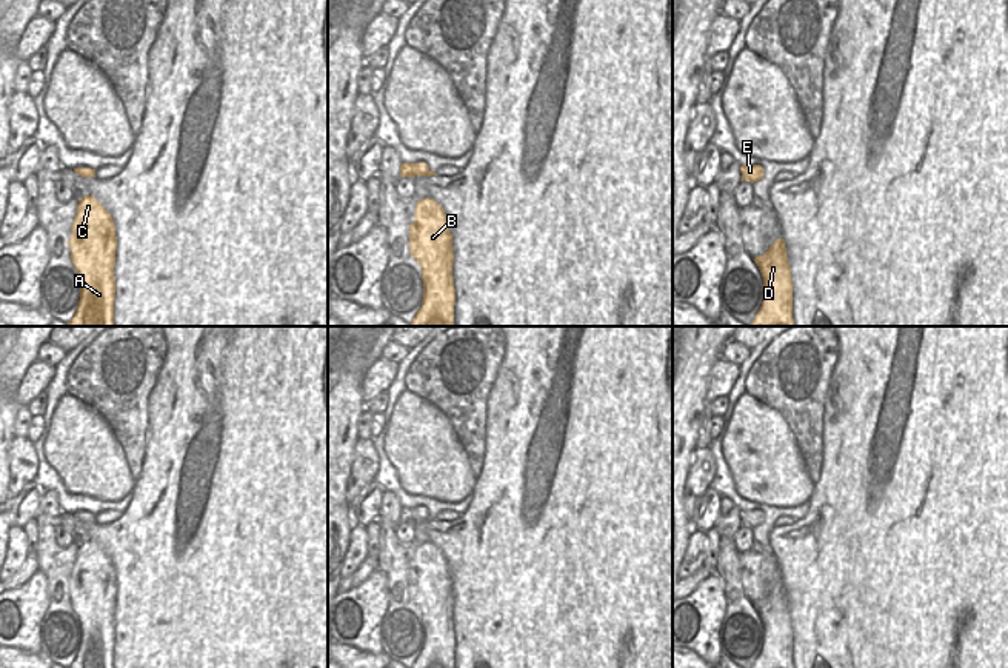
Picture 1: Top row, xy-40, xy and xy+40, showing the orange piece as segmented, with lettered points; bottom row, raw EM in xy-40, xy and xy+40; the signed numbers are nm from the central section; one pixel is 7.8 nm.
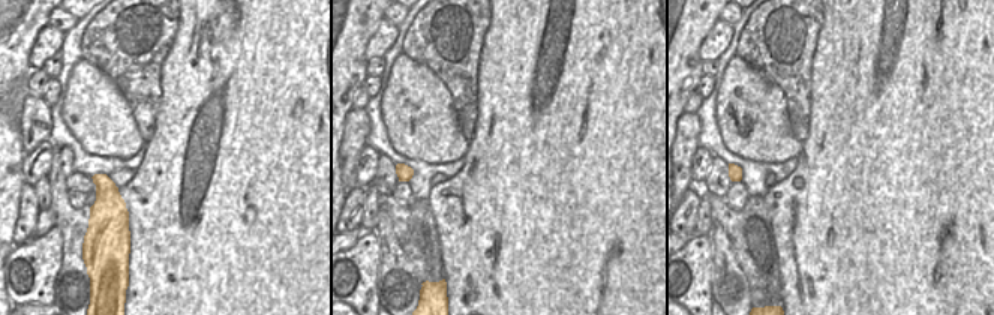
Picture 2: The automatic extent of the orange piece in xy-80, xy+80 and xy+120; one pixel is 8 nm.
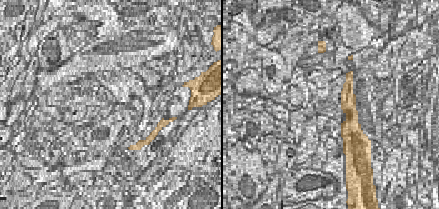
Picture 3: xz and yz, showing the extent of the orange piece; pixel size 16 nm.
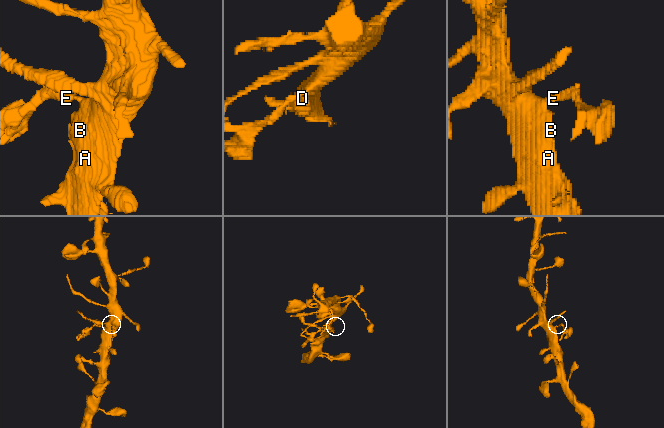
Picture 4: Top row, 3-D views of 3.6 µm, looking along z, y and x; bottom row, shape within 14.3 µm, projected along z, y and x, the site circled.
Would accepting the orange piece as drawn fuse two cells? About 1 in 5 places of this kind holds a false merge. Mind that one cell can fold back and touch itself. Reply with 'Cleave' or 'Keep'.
Cleave

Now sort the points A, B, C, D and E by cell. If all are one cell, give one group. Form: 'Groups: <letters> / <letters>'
Groups: A B C D / E

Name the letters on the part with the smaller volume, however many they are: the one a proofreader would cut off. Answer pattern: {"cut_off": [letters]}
{"cut_off": ["E"]}

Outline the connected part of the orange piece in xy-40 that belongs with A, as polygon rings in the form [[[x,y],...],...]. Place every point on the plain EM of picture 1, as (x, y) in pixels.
[[[94,540],[78,545],[68,588],[80,625],[80,646],[68,668],[114,668],[115,569]]]

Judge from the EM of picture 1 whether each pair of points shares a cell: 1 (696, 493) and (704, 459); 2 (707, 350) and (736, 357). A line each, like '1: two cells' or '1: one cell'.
1: one cell
2: two cells

